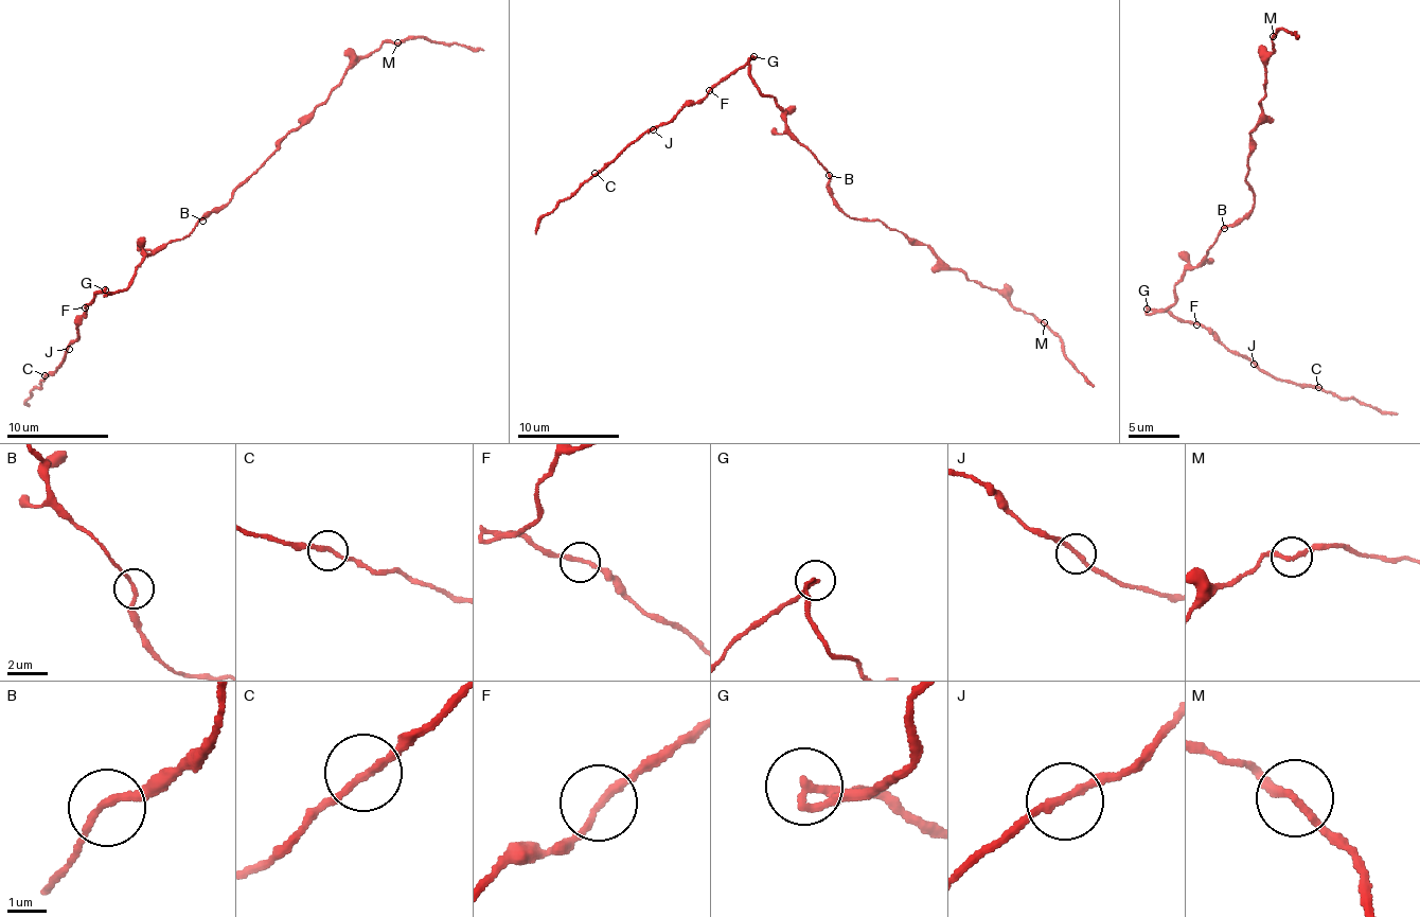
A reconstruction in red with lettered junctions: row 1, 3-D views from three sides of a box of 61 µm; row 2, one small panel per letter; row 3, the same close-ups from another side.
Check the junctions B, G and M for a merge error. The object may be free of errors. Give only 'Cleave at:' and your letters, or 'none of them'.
Cleave at: G

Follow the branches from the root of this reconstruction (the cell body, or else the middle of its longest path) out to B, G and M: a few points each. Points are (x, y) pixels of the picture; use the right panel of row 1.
B: (1210, 245), (1224, 228)
G: (1210, 245), (1202, 261), (1188, 267), (1176, 283), (1173, 304), (1165, 310), (1146, 307)
M: (1210, 245), (1223, 228), (1247, 217), (1253, 207), (1253, 193), (1245, 177), (1248, 142), (1264, 97), (1273, 36)

